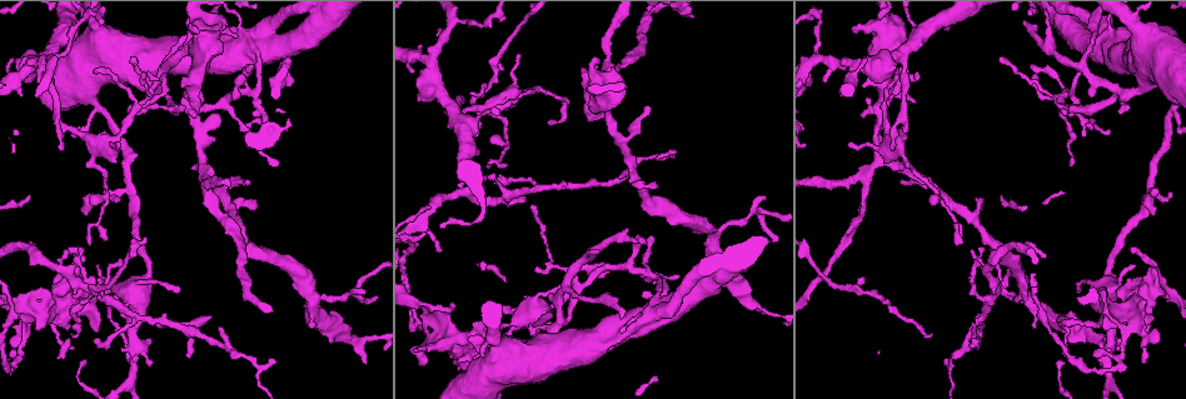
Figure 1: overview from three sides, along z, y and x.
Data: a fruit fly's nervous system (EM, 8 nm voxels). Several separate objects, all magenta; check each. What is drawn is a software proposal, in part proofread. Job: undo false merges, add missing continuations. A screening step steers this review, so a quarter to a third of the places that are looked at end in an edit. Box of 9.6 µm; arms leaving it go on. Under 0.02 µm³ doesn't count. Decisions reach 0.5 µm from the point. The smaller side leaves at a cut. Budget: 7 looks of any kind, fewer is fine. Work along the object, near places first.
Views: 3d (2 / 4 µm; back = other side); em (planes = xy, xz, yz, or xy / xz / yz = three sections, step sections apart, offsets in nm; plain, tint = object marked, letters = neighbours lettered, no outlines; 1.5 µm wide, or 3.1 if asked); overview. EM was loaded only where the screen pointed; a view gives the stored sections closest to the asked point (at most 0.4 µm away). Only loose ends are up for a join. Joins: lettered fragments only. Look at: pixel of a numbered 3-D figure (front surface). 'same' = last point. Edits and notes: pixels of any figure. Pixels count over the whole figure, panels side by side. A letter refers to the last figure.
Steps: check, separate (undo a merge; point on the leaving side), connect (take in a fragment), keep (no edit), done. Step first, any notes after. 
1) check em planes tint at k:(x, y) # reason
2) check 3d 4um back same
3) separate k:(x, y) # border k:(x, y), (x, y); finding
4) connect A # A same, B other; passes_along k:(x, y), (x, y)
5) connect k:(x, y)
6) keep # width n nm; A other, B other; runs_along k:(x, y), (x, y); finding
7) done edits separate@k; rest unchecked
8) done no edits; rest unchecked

check em planes letters at 1:(866, 60) # free end

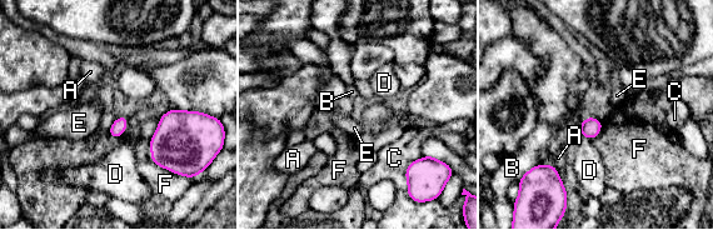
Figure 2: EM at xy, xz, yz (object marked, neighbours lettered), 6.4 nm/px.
keep # A other, B other, C other, D other, E other, F other; border 2:(149, 159), (163, 168), (187, 176); none of them fits

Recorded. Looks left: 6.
check 3d 4um at 1:(219, 190) # arms part here

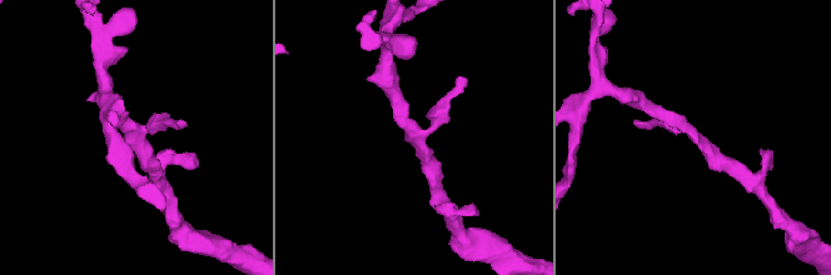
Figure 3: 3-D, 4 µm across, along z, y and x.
check em planes plain at 3:(132, 127)

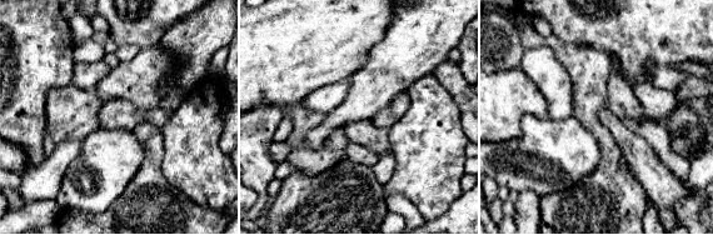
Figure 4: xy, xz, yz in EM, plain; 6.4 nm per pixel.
check em planes letters same # see the neighbours

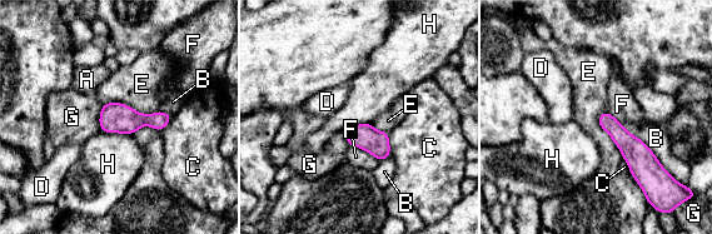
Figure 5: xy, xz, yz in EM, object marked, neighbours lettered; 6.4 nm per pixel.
keep # width 100 nm; A other, B other, C other, D other, E other, F other, G other, H other; border 5:(101, 130), (134, 134); one neuron here

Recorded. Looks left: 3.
check 3d 2um back at 1:(1108, 129) # free end

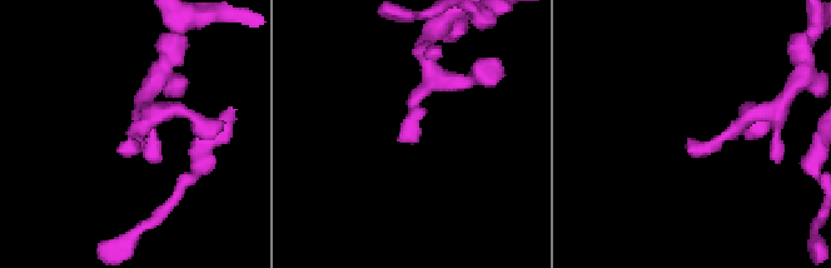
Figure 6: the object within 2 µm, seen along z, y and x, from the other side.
check em planes tint at 6:(125, 143) # shape alone is not enough

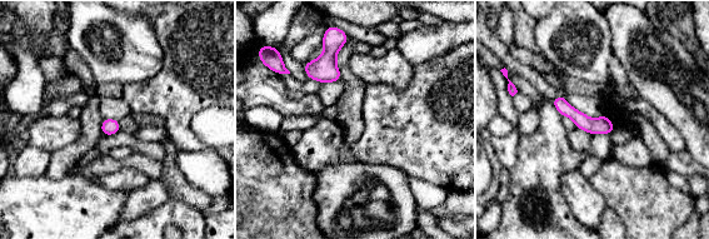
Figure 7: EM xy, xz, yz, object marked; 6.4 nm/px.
check em planes letters same # what lies round it

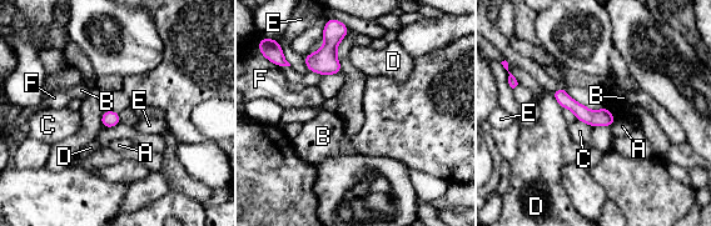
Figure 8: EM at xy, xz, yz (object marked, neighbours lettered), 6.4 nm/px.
keep # longest_contact D 150 nm; A other, B other, C other, D other, E other, F other; runs_along 8:(557, 93), (585, 115), (610, 121); none of them fits

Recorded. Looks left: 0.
done no edits; rest unchecked

